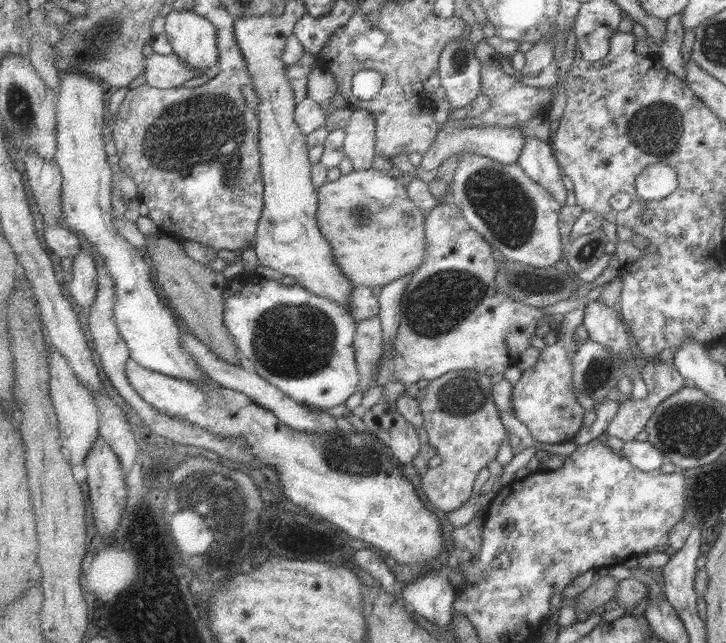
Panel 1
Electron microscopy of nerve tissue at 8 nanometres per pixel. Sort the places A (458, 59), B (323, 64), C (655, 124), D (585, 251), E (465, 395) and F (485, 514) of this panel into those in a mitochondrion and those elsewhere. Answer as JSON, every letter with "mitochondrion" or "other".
{"A":"mitochondrion","B":"other","C":"mitochondrion","D":"mitochondrion","E":"mitochondrion","F":"other"}

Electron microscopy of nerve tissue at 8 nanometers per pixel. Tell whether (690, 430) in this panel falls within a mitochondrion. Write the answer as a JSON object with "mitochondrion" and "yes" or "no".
{"mitochondrion":"yes"}

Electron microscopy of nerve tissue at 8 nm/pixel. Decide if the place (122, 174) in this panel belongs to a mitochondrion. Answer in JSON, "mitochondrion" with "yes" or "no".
{"mitochondrion":"no"}

